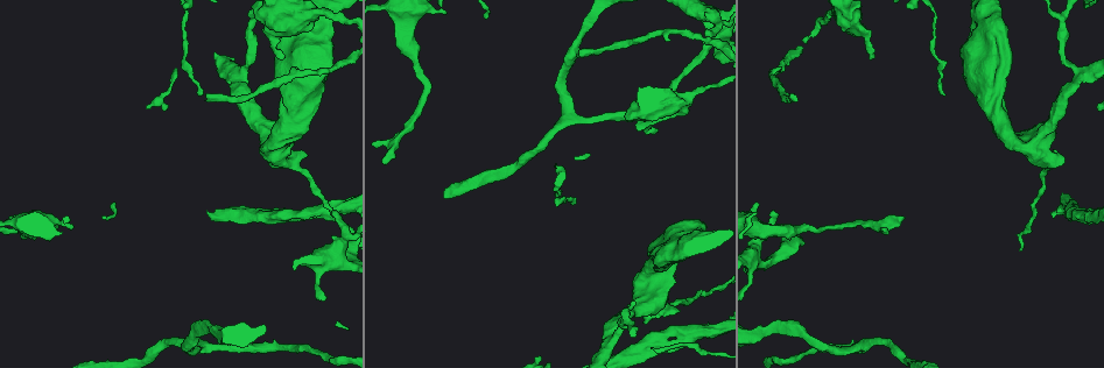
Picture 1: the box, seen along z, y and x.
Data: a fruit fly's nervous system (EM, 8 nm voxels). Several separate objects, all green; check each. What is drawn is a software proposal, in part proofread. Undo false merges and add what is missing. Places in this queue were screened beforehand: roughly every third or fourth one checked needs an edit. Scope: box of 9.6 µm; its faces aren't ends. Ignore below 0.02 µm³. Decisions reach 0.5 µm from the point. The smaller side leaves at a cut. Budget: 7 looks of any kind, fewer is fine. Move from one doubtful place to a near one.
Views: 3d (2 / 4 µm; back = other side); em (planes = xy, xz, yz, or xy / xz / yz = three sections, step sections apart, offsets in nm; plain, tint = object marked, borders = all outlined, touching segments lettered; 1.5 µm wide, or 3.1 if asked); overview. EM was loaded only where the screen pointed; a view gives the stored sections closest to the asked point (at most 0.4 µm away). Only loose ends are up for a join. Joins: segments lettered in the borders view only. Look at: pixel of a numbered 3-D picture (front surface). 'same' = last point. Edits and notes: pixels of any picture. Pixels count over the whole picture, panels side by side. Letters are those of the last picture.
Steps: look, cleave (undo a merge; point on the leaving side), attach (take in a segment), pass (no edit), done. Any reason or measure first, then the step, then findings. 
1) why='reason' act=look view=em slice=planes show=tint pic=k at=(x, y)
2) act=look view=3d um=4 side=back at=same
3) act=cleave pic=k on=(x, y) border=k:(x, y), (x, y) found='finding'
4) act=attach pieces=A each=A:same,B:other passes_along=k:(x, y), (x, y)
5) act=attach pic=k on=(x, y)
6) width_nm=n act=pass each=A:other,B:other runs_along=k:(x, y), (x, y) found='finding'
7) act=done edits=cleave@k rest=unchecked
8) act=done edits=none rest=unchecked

why='free end' act=look view=em slice=planes show=borders pic=1 at=(675, 326)

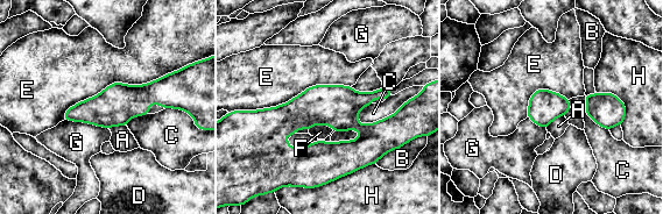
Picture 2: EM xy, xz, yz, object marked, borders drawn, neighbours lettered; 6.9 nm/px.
act=pass each=A:other,B:other,C:other,D:other,E:other,F:other,G:other,H:other found='none of them fits'

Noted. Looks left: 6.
why='abrupt turn' act=look view=3d um=2 pic=1 at=(756, 242)

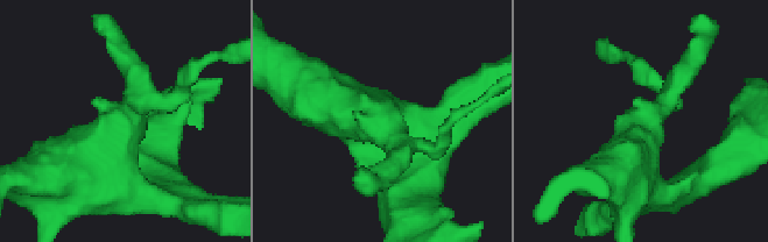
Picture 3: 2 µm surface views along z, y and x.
act=look view=em slice=yz step=4 show=tint pic=3 at=(123, 115)

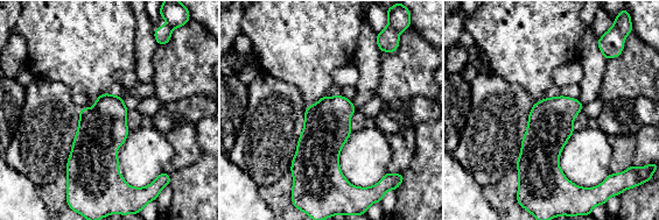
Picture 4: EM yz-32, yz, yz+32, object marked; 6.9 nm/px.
why='what lies round it' act=look view=em slice=yz step=4 show=borders at=same

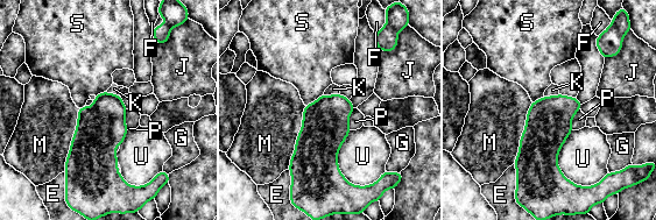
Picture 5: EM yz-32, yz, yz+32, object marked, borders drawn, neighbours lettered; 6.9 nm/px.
longest_contact=M:460nm act=pass each=E:other,F:other,G:other,J:other,K:other,M:other,P:other,S:other,U:other found='all the same neuron'

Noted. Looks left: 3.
why='an open end' act=look view=3d um=4 pic=1 at=(667, 119)

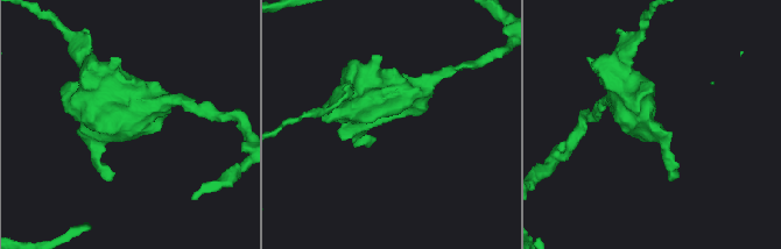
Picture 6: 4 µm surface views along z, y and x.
why='need the tissue' act=look view=em slice=planes show=borders pic=6 at=(392, 120)

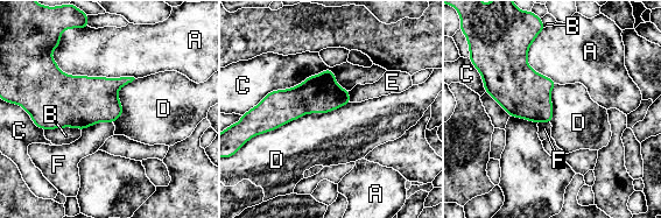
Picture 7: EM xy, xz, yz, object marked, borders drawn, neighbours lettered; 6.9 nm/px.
width_nm=240 longest_contact=D:650nm act=pass each=A:other,B:other,C:other,D:other,E:other,F:other found='none of them fits'

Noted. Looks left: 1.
act=done edits=none rest=unchecked

